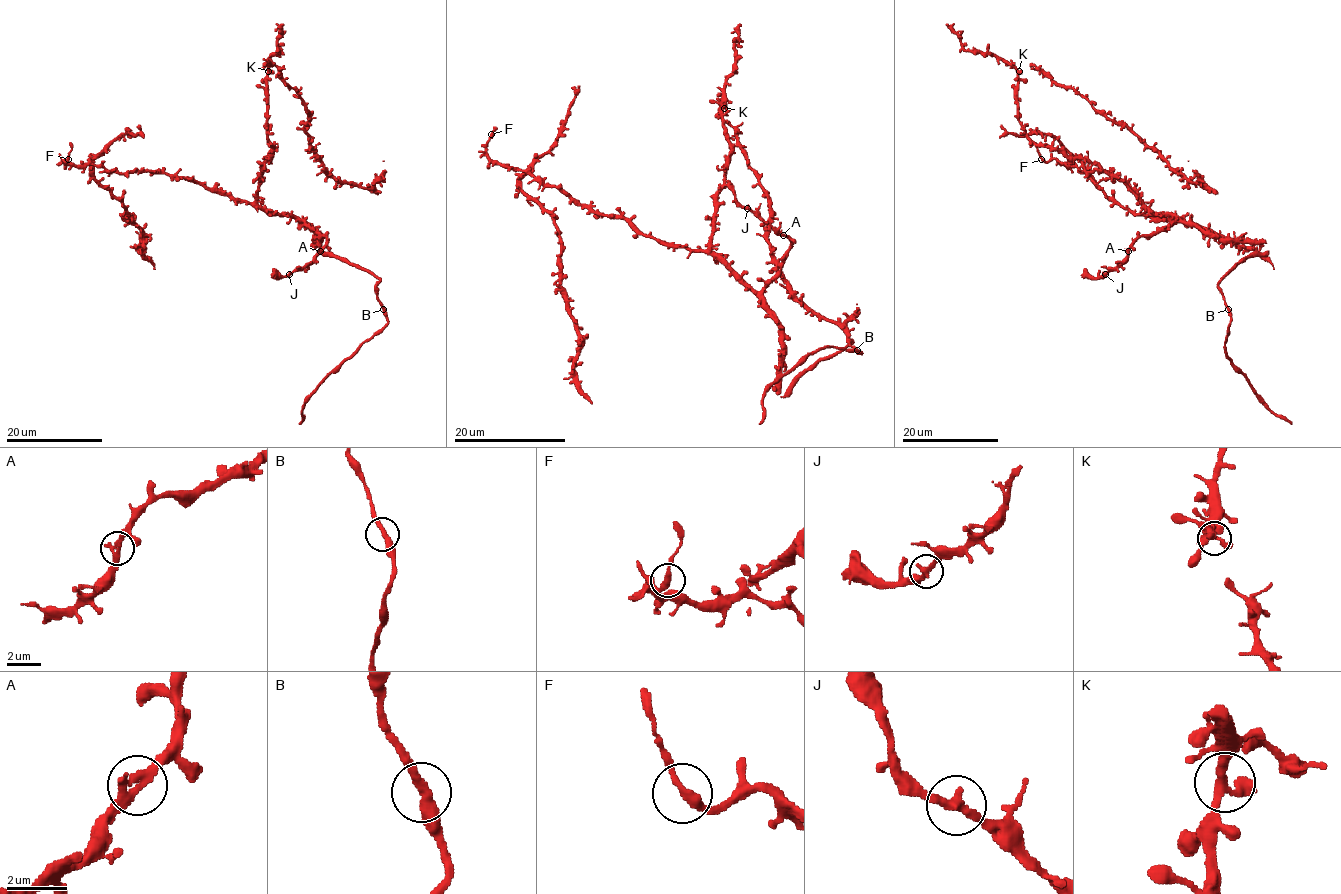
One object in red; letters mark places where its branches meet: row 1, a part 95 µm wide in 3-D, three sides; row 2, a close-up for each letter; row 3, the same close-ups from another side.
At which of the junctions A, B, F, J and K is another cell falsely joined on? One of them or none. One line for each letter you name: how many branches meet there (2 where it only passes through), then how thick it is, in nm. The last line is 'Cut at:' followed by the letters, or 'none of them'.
Cut at: none of them

